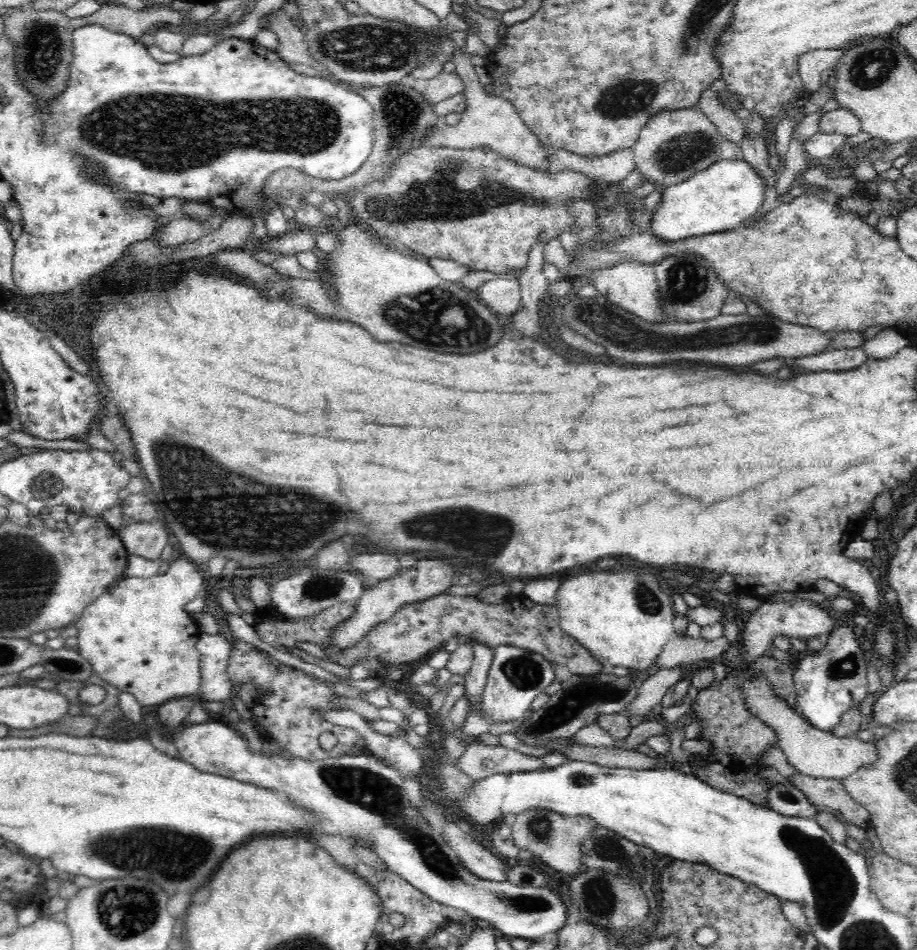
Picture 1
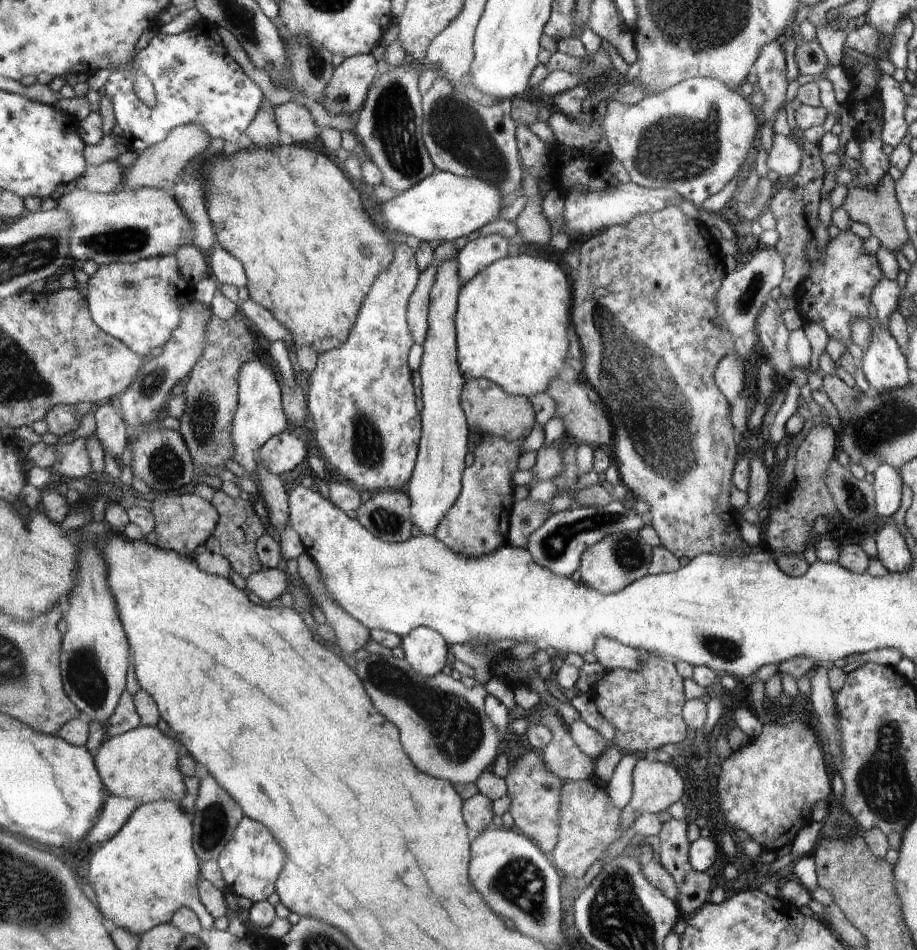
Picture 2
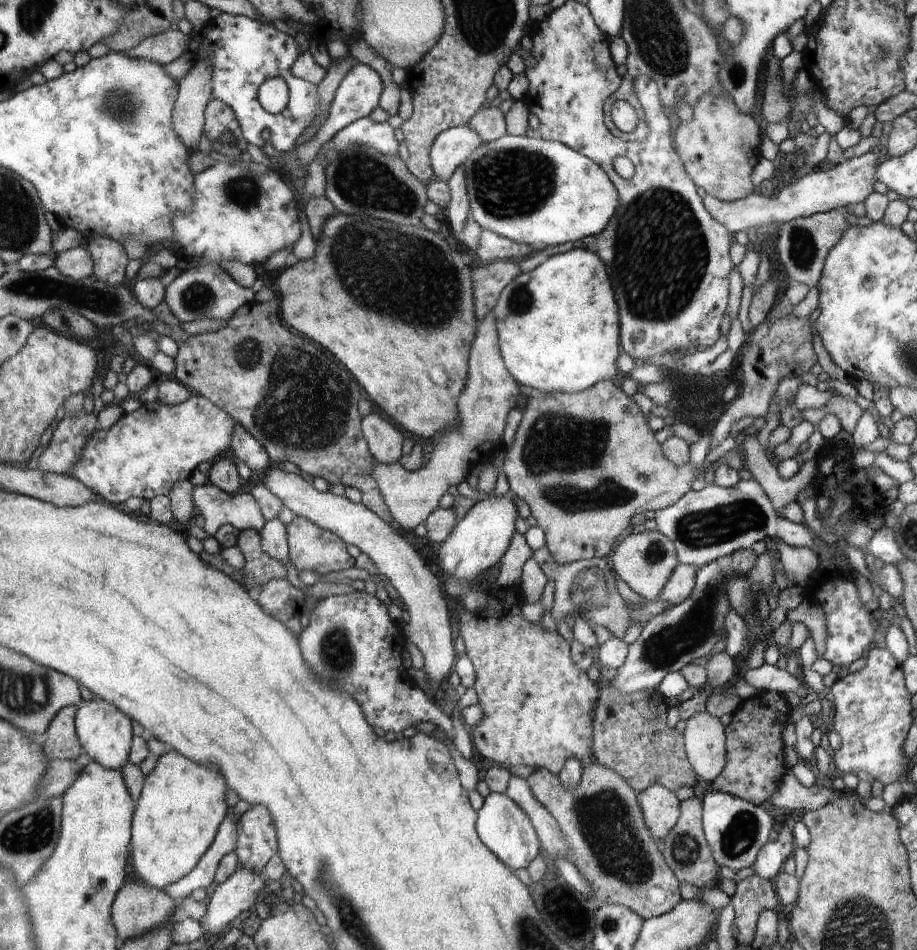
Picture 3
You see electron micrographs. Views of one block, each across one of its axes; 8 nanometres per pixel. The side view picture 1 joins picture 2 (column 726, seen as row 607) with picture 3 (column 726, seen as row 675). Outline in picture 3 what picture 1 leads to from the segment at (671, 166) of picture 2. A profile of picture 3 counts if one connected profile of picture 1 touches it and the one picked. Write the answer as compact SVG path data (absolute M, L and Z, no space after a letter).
M704 94L698 104L693 108L694 116L688 122L680 121L674 131L674 150L678 152L680 162L688 176L694 181L700 192L721 201L735 201L756 192L757 189L752 182L754 166L762 157L760 150L762 137L760 135L759 123L751 114L744 114L736 108L731 98L718 98L714 94Z

